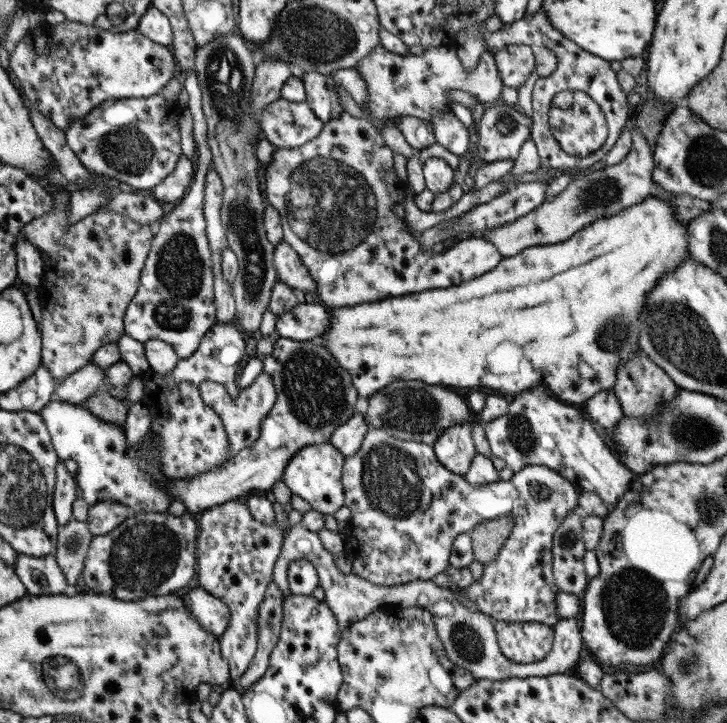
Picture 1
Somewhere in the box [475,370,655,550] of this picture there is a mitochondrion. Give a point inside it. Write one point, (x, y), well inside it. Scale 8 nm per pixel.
(520, 434)

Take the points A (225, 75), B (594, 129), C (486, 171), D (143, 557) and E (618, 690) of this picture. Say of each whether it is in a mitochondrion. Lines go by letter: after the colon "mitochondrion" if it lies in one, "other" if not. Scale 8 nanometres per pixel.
A: mitochondrion
B: mitochondrion
C: other
D: mitochondrion
E: other

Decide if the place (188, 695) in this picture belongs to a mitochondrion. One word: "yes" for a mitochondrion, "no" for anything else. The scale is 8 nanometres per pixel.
no

